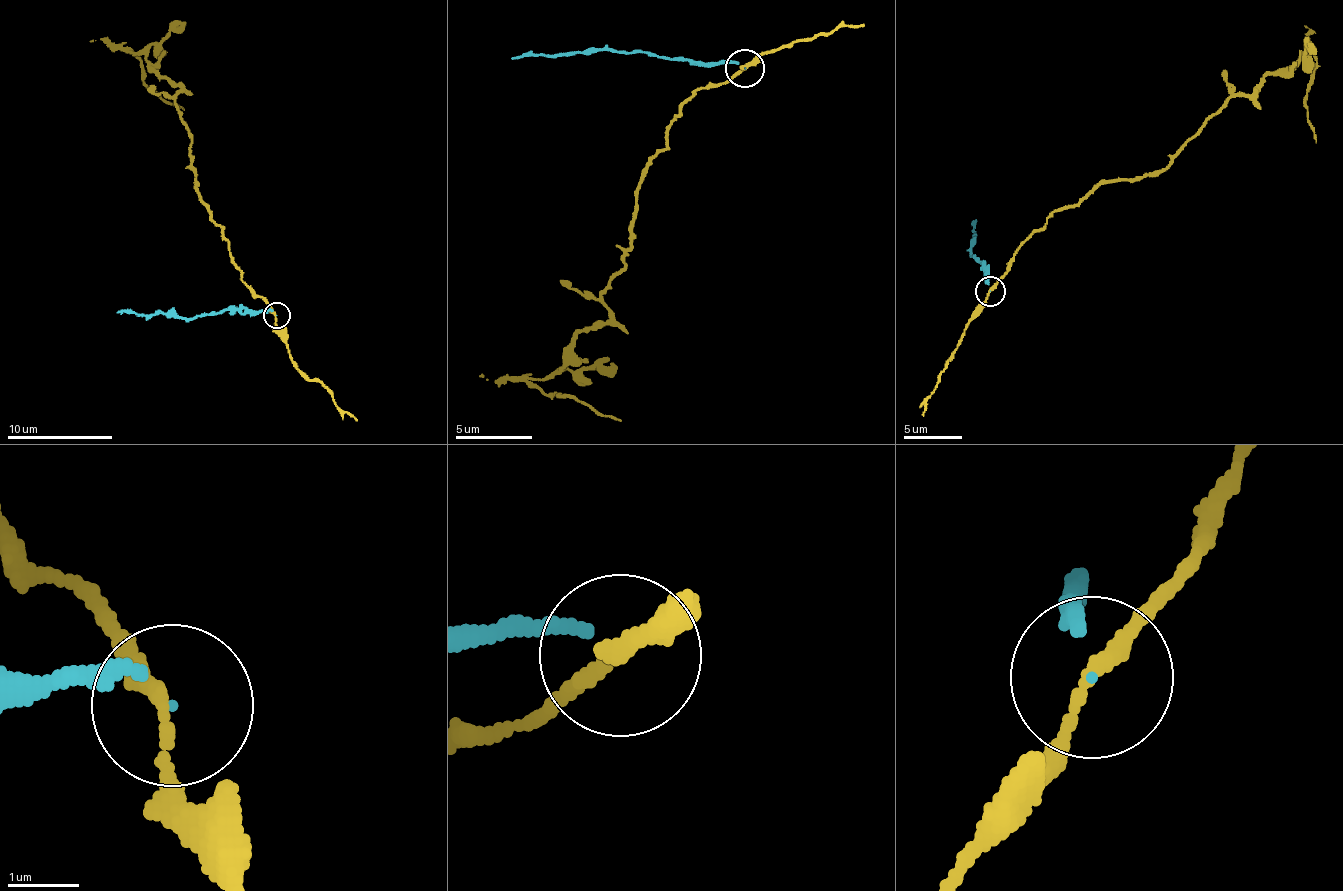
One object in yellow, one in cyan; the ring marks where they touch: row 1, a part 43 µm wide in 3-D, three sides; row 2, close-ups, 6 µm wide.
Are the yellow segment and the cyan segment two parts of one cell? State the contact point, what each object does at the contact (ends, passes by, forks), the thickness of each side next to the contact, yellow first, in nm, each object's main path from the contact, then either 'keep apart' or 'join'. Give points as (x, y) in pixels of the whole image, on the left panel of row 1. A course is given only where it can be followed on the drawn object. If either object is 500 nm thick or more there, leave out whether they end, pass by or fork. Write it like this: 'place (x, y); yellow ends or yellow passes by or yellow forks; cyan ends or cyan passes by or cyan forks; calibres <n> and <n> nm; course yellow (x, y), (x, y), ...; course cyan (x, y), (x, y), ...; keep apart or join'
place (276, 315); yellow passes by; cyan ends; calibres 180 and 100 nm; course yellow (274, 315), (241, 278), (197, 184), (180, 87), (125, 50), (144, 83), (183, 109); course cyan (277, 315), (272, 310), (224, 309), (193, 318), (116, 311); keep apart

